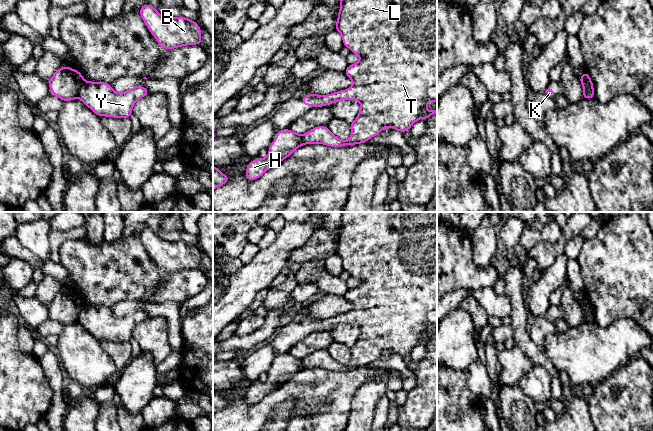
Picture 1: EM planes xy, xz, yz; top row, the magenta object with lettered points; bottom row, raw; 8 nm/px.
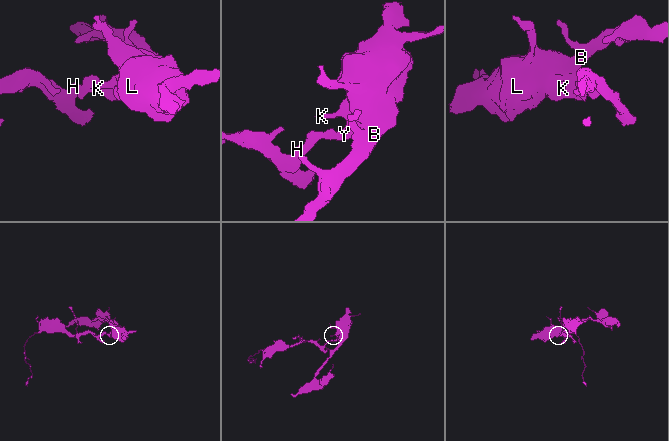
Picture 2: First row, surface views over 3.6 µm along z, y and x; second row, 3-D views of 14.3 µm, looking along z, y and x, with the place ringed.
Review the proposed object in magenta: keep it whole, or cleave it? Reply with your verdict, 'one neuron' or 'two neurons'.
two neurons

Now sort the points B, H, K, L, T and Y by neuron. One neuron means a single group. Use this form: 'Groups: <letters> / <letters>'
Groups: B K L T Y / H

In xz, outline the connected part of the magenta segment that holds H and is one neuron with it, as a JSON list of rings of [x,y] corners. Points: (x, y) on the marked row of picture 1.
[[[290,129],[279,130],[276,139],[270,144],[266,158],[252,160],[246,168],[248,181],[261,177],[268,169],[289,157],[297,148],[304,145],[303,136]]]

